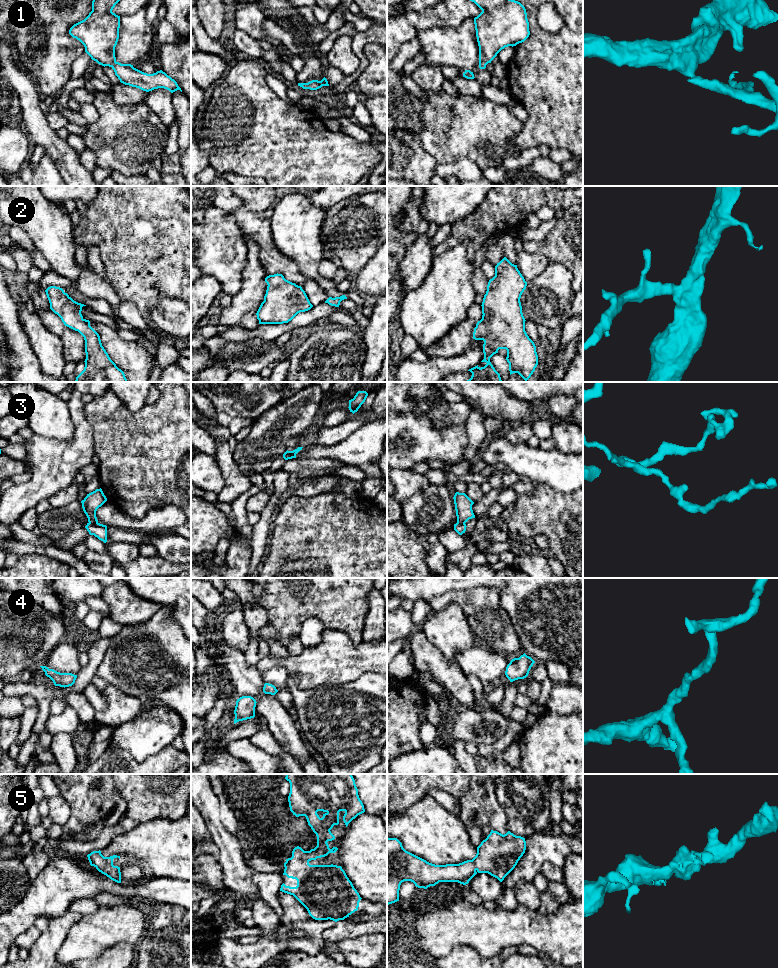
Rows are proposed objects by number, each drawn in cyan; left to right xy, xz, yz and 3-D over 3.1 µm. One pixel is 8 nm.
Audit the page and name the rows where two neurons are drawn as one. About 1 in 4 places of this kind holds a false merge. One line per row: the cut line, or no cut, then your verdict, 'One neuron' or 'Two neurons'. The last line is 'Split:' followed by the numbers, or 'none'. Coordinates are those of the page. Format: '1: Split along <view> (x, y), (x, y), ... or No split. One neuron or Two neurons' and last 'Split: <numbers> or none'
1: No split. One neuron
2: No split. One neuron
3: Split along xy (97, 521), (89, 523). Two neurons
4: No split. One neuron
5: No split. One neuron
Split: 3

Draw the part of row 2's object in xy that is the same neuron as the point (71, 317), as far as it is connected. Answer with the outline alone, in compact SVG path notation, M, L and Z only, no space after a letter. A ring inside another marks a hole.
M50 286L46 290L50 309L57 314L65 326L78 331L85 340L85 367L75 382L128 382L124 372L110 359L102 346L99 334L83 318L84 304L74 301L60 287Z

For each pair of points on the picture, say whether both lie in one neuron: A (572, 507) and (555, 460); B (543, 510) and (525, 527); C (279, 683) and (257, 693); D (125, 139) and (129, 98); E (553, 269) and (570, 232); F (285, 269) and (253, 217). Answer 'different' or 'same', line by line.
A: different
B: same
C: different
D: different
E: different
F: same

